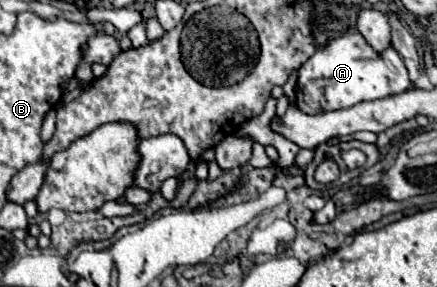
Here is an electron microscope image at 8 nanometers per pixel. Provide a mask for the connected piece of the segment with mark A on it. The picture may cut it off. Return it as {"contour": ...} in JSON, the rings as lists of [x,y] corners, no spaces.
{"contour":[[[356,29],[330,41],[326,49],[318,49],[298,71],[296,107],[304,113],[320,113],[334,109],[348,109],[360,101],[376,101],[394,93],[410,89],[408,71],[400,55],[388,47],[384,53],[374,53]]]}

